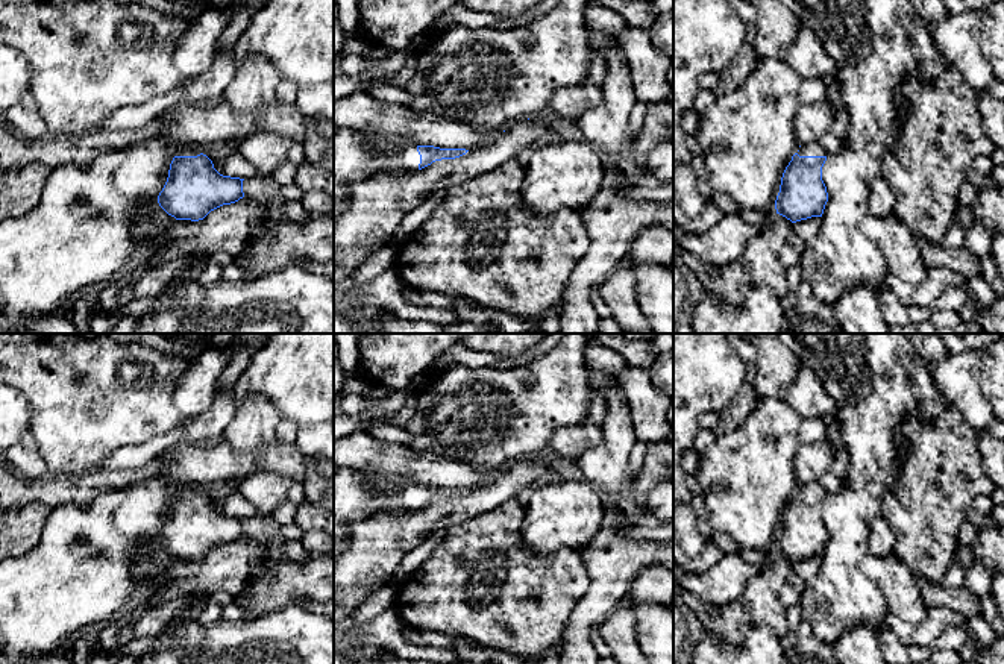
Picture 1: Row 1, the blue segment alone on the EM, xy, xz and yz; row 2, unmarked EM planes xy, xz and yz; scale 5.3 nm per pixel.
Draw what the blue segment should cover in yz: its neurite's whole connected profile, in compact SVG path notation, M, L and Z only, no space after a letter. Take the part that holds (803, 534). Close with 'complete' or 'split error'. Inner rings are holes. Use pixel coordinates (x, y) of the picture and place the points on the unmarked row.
M819 484L801 485L786 506L775 540L777 553L792 562L822 556L828 541L822 506L828 491Z; split error

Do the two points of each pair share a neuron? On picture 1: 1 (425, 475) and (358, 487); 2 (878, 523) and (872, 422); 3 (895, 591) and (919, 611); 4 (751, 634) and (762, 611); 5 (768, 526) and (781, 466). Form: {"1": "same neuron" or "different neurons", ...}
{"1": "different neurons", "2": "different neurons", "3": "same neuron", "4": "different neurons", "5": "same neuron"}

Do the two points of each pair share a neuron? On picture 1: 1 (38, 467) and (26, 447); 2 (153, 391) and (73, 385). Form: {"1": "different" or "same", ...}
{"1": "same", "2": "same"}

